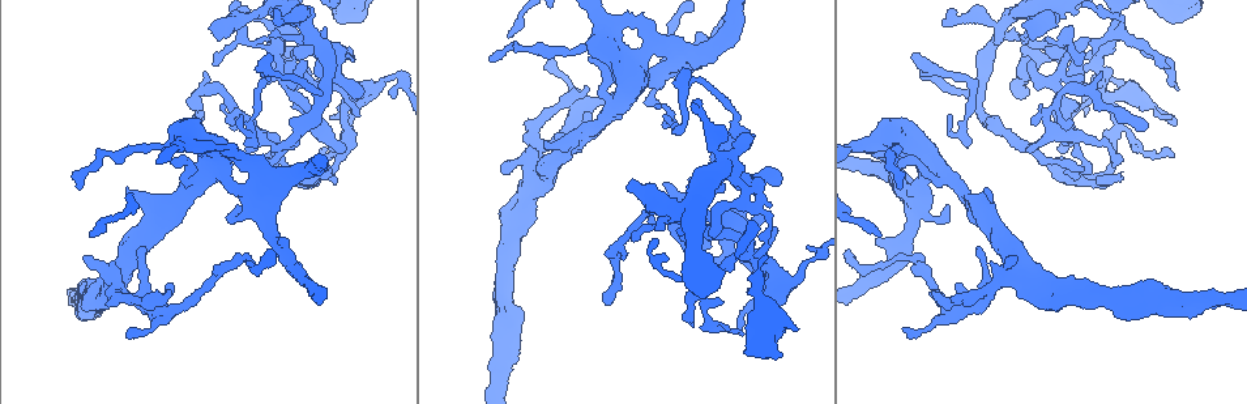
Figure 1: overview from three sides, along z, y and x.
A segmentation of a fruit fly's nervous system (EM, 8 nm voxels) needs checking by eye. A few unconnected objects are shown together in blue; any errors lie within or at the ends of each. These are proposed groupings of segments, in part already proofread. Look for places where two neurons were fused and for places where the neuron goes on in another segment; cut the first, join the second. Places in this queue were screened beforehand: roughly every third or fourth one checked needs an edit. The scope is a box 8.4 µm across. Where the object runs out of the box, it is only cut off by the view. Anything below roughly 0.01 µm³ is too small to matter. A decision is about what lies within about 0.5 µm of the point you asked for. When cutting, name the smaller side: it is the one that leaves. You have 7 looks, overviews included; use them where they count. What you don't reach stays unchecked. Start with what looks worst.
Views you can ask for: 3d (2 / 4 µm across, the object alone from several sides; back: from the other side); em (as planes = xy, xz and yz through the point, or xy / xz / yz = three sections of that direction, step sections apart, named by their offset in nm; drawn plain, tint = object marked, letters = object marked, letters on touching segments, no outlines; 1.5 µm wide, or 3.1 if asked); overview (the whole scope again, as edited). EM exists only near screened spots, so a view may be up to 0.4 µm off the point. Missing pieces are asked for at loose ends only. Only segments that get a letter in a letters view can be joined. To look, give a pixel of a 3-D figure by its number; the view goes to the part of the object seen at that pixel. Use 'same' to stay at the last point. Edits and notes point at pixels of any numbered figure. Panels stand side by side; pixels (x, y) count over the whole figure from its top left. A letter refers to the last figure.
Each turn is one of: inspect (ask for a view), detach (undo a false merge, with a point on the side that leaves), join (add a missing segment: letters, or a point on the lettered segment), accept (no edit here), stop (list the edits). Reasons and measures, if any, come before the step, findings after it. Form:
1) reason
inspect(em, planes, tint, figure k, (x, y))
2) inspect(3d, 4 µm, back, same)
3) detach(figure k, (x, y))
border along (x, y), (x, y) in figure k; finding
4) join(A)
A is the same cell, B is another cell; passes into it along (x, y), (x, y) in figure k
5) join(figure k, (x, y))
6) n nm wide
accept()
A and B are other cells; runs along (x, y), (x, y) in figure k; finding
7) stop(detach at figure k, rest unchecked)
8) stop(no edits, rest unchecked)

free end
inspect(em, planes, tint, figure 1, (546, 142))

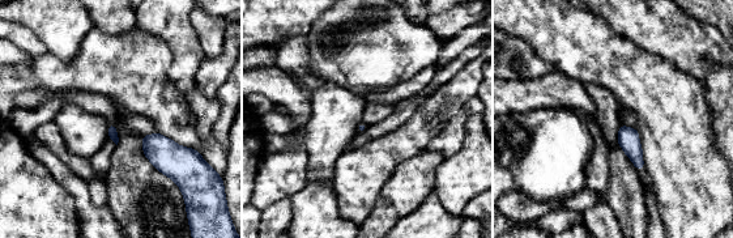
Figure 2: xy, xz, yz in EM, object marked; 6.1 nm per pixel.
inspect(em, planes, letters, same)

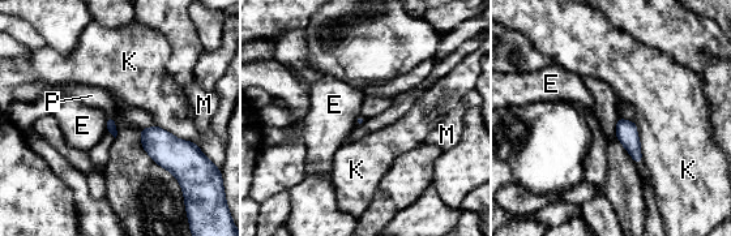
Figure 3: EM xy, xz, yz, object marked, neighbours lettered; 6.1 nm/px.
join(figure 3, (92, 95))
P is the same cell, E, K and M are other cells; passes into it along (111, 127), (110, 116), (92, 95) in figure 3; it goes on there

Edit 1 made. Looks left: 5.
inspect(overview)

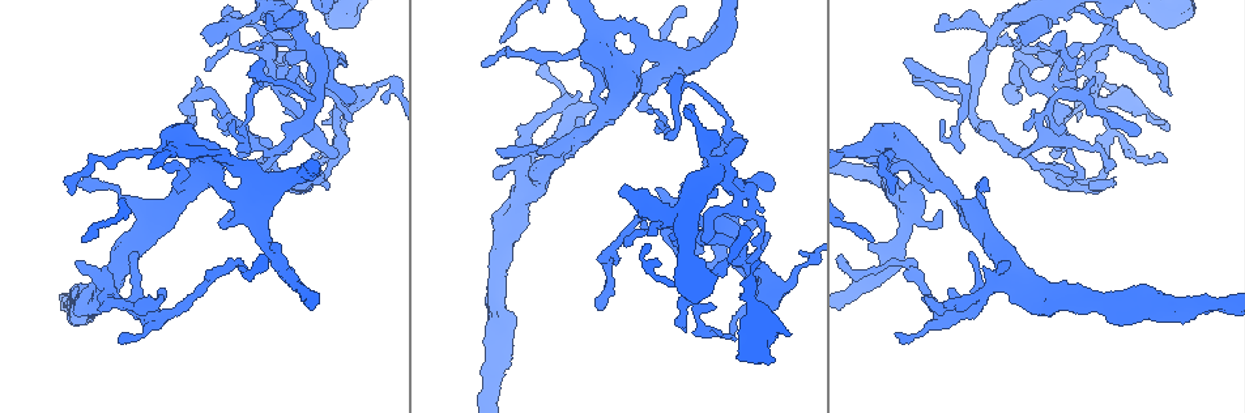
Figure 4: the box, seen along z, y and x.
thin end
inspect(em, planes, plain, figure 4, (1168, 92))

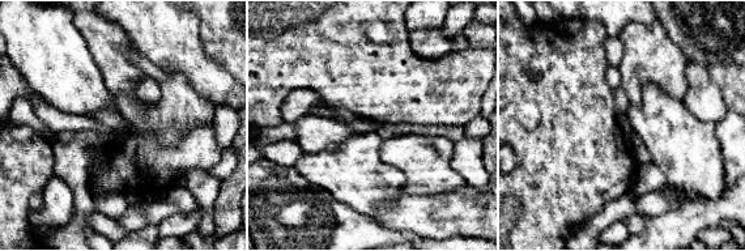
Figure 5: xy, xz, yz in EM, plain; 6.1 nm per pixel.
where the object lies
inspect(em, planes, tint, same)

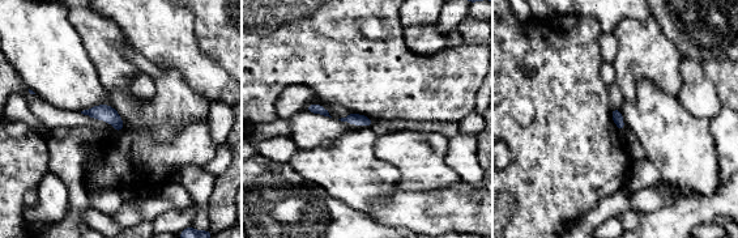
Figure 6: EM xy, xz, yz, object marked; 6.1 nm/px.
inspect(em, planes, letters, same)

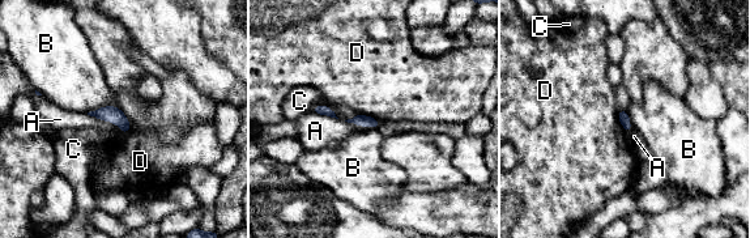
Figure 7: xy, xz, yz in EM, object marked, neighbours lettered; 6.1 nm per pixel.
70 nm wide; A touches over 260 nm
join(figure 7, (67, 120))
A is the same cell, B, C and D are other cells; it goes on there

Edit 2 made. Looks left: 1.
touches itself
inspect(em, planes, letters, figure 4, (876, 158))

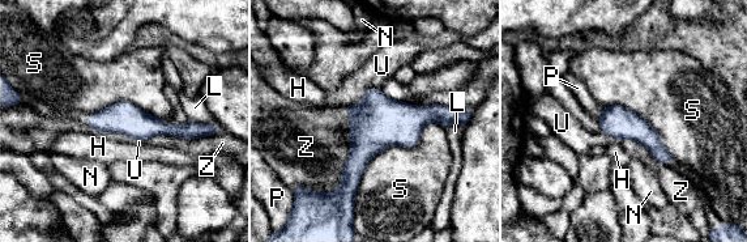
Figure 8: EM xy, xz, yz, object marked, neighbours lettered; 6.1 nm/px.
accept()
H, L, N, P, S, U and Z are other cells; runs along (452, 111), (393, 123), (341, 189) in figure 8; all the same neuron

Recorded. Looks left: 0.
stop(join at figure 3, join at figure 7, rest unchecked)

